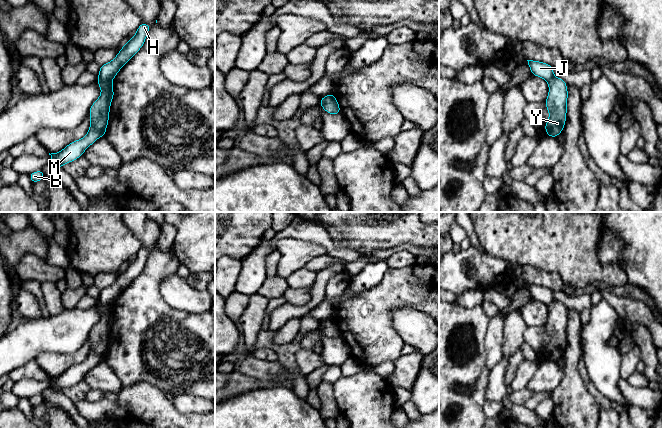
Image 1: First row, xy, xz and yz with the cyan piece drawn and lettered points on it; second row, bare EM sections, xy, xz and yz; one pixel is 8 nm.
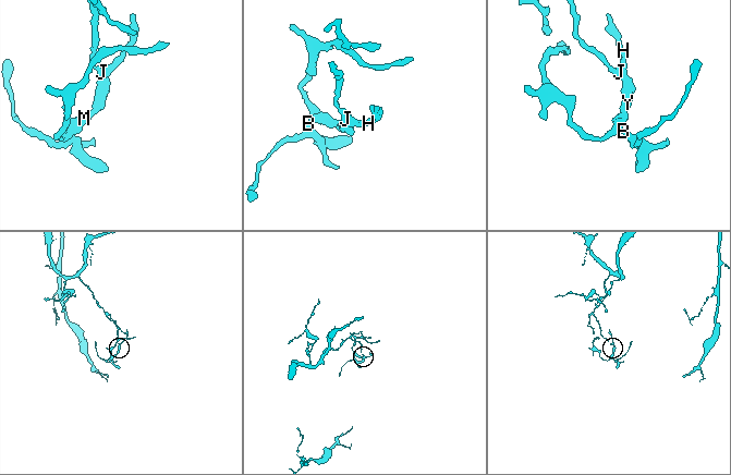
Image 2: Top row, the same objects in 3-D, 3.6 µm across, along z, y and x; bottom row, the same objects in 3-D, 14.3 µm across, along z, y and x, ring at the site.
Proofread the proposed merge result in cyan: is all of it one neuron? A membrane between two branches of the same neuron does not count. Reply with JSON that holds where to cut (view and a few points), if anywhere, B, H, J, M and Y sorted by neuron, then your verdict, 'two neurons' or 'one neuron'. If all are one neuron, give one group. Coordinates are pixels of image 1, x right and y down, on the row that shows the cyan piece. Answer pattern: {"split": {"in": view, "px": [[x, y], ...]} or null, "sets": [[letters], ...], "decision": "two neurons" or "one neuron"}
{"split": {"in": "xy", "px": [[98, 78], [111, 81]]}, "sets": [["B", "M", "Y"], ["H", "J"]], "decision": "two neurons"}

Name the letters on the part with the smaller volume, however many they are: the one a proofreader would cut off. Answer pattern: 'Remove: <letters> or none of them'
Remove: B, M, Y

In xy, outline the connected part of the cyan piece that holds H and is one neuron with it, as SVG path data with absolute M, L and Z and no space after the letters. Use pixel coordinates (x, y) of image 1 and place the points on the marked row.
M142 22L135 36L123 45L115 58L100 66L98 79L112 81L121 68L142 48L150 28L151 25Z

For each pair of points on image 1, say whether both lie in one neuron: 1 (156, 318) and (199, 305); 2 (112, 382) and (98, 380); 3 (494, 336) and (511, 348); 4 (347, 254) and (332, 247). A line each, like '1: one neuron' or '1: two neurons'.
1: two neurons
2: one neuron
3: two neurons
4: one neuron

